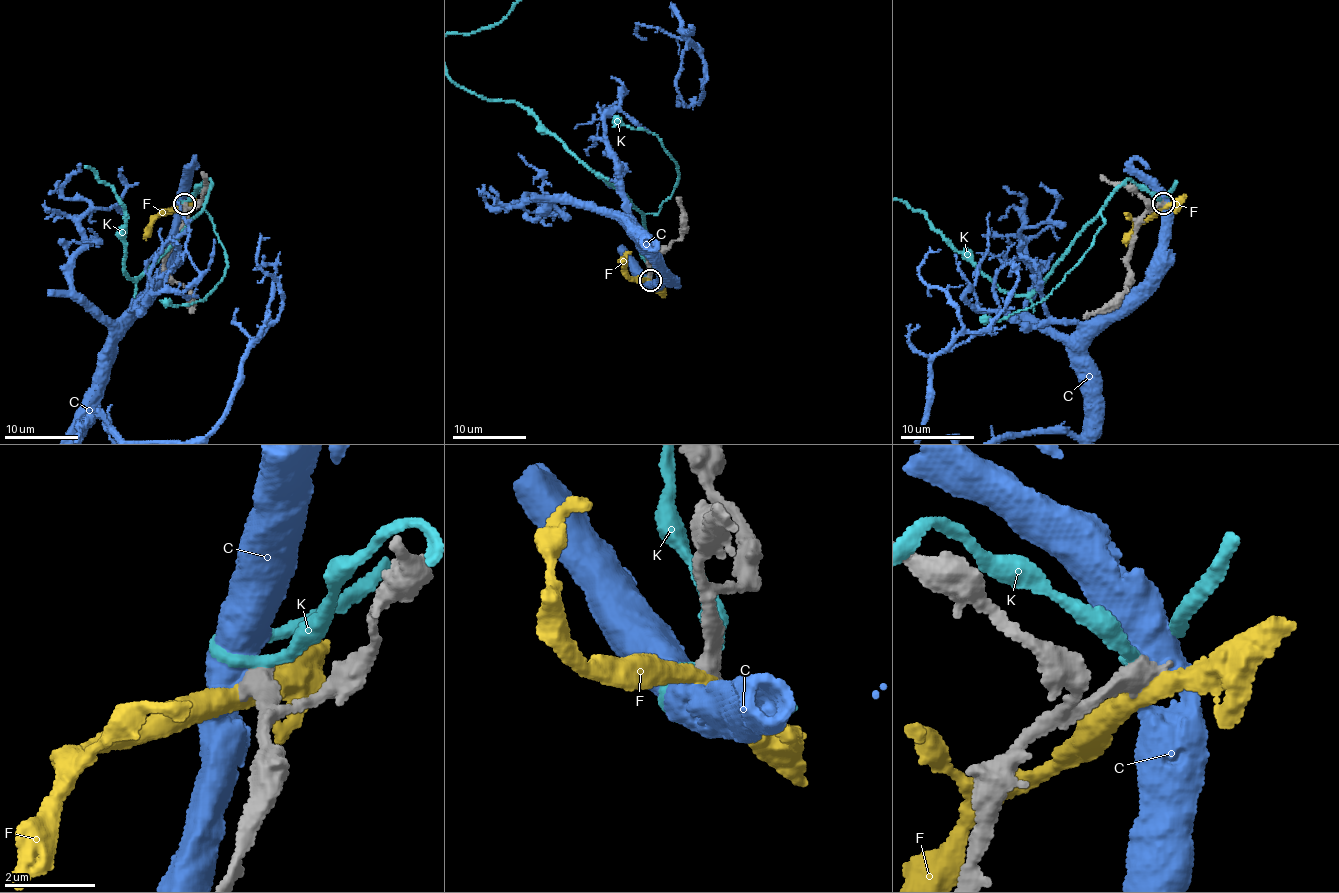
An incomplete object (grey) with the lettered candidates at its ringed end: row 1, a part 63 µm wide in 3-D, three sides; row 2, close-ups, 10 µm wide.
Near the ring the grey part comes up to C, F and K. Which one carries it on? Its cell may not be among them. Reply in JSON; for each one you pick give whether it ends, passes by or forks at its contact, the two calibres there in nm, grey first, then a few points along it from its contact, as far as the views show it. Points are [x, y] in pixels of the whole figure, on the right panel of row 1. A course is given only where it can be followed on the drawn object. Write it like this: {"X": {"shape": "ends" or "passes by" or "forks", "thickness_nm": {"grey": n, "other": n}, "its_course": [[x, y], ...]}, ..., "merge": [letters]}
{"merge": []}

